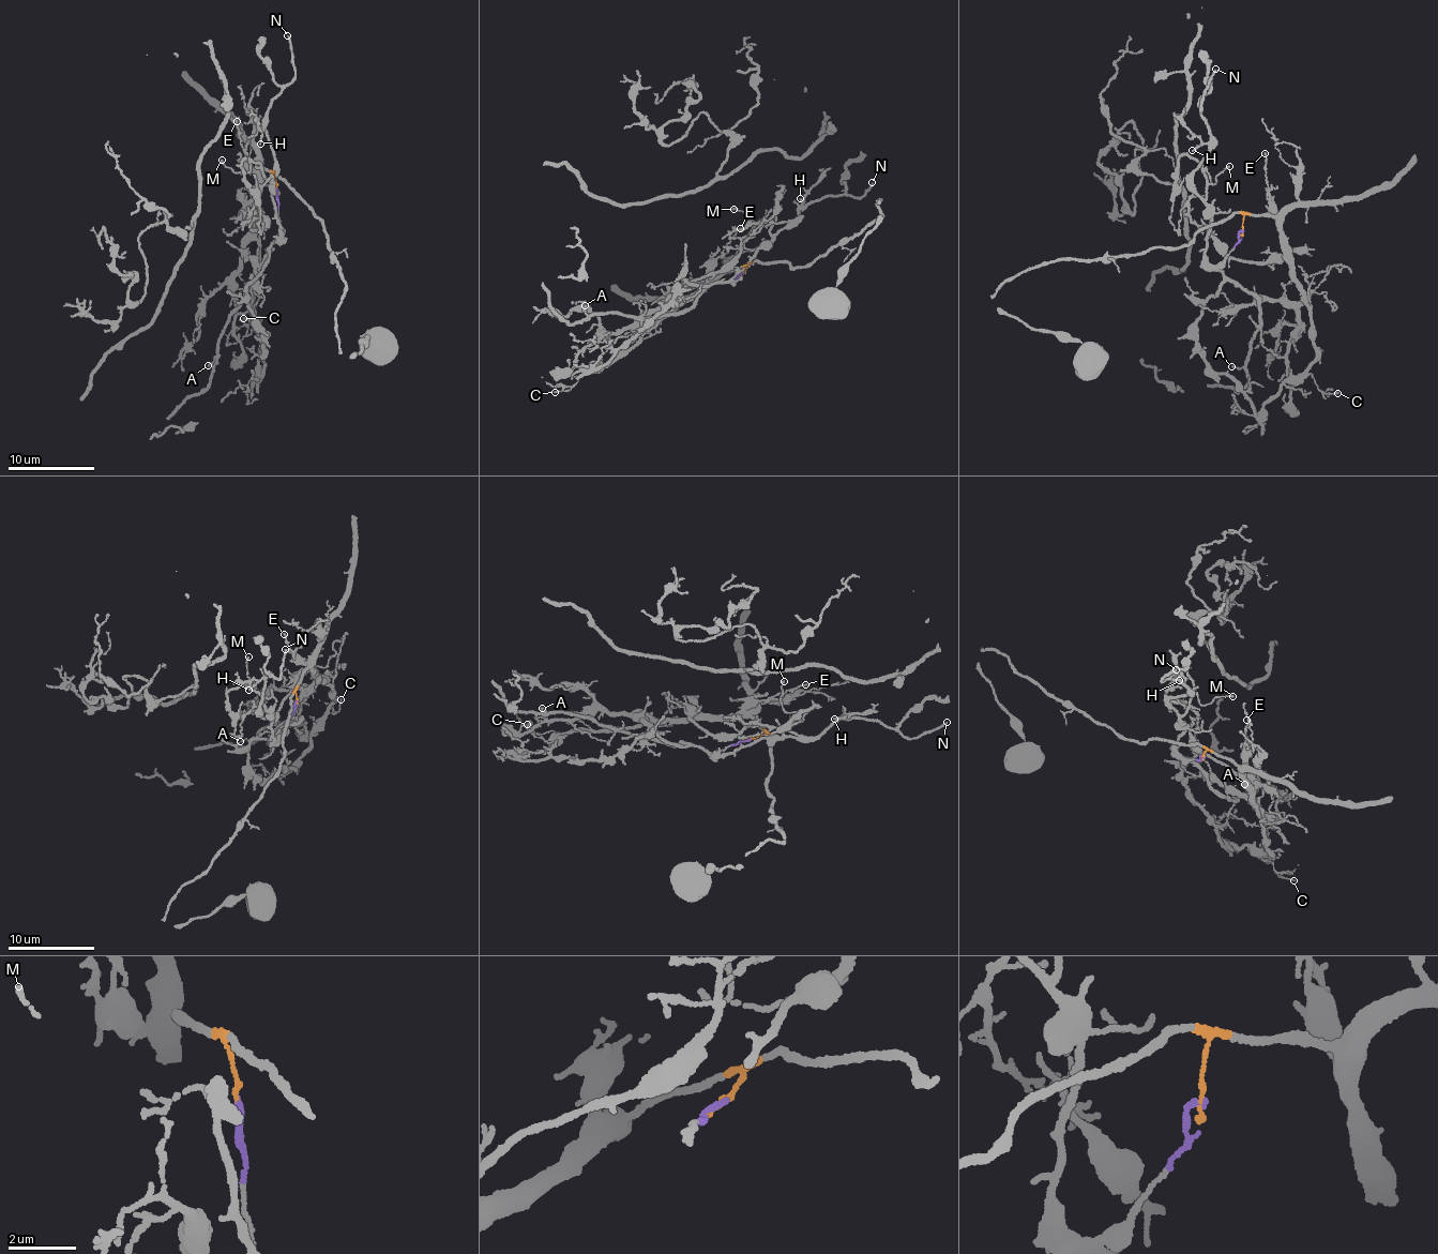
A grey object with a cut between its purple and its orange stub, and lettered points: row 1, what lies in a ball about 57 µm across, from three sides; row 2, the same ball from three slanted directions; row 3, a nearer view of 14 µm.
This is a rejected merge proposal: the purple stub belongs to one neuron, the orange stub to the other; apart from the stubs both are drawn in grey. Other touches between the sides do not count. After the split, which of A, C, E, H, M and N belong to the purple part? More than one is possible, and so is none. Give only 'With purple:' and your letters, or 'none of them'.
With purple: A, H, M, N

